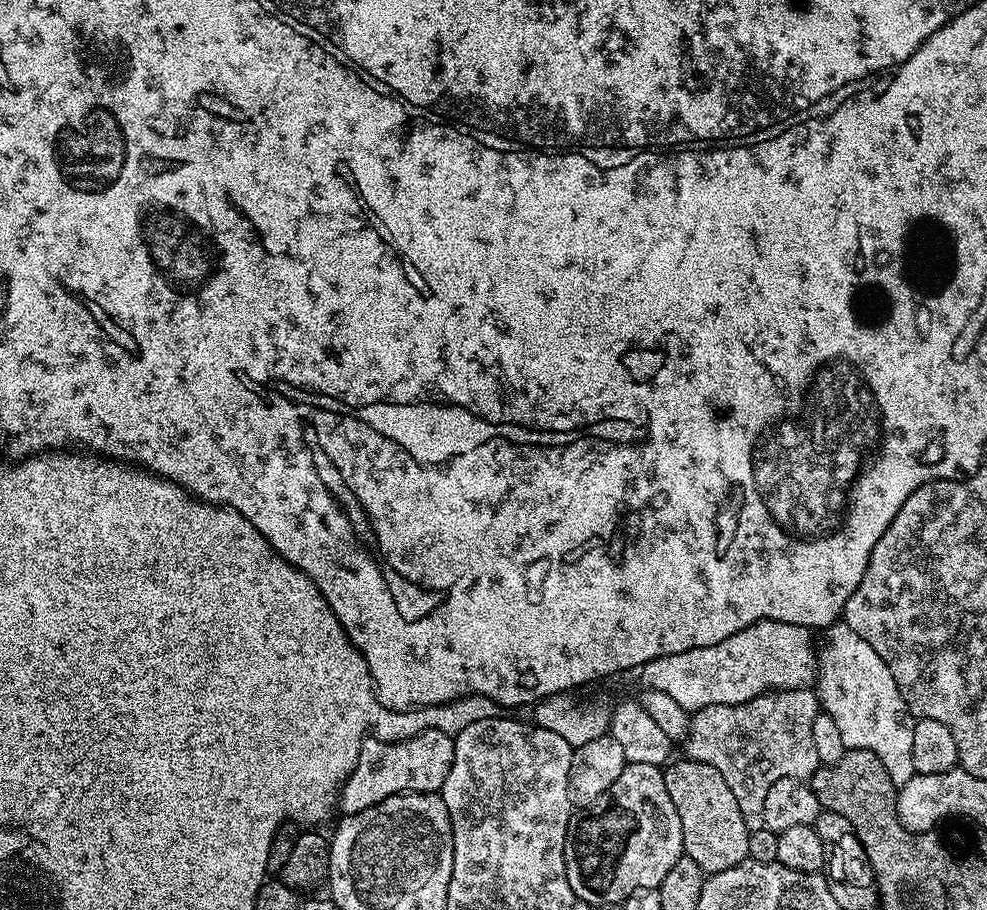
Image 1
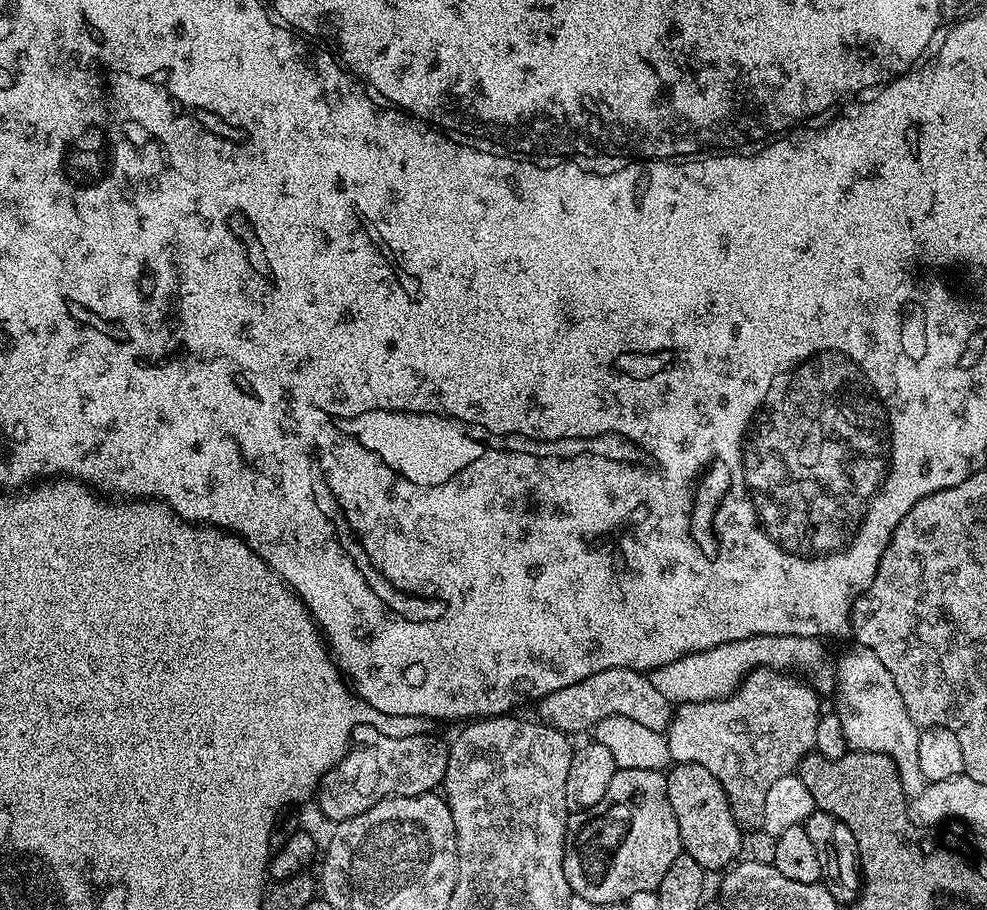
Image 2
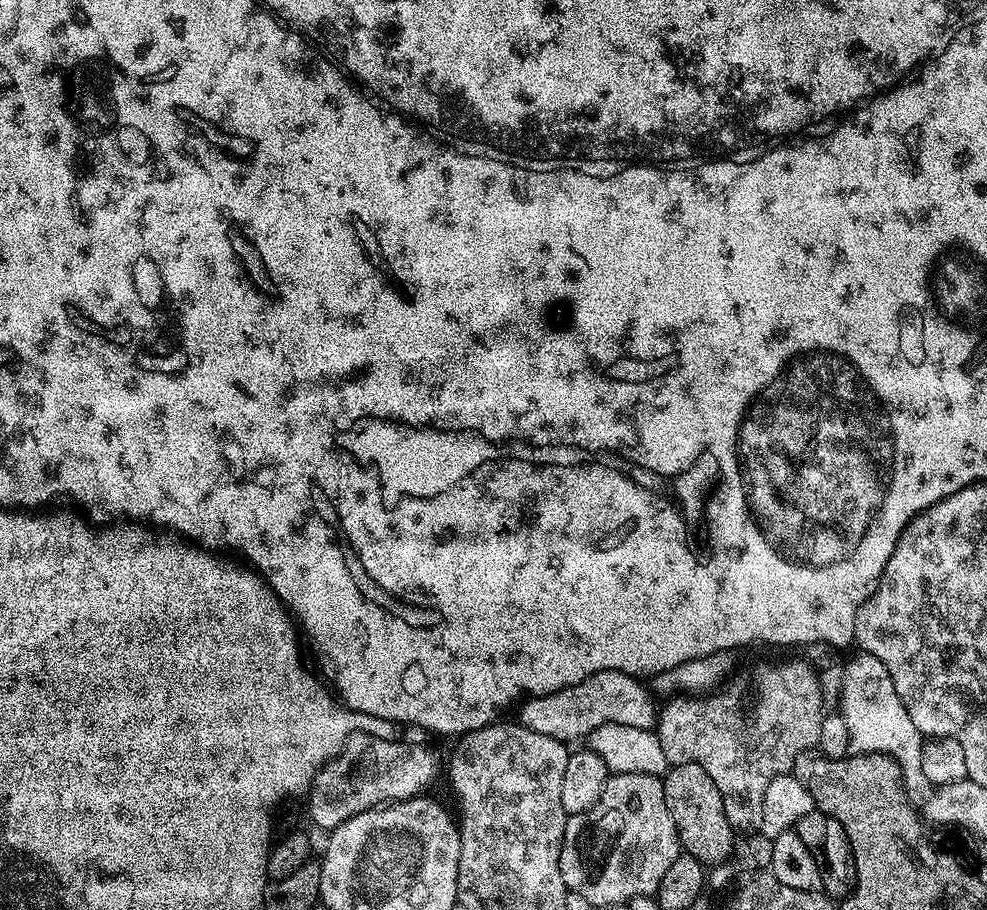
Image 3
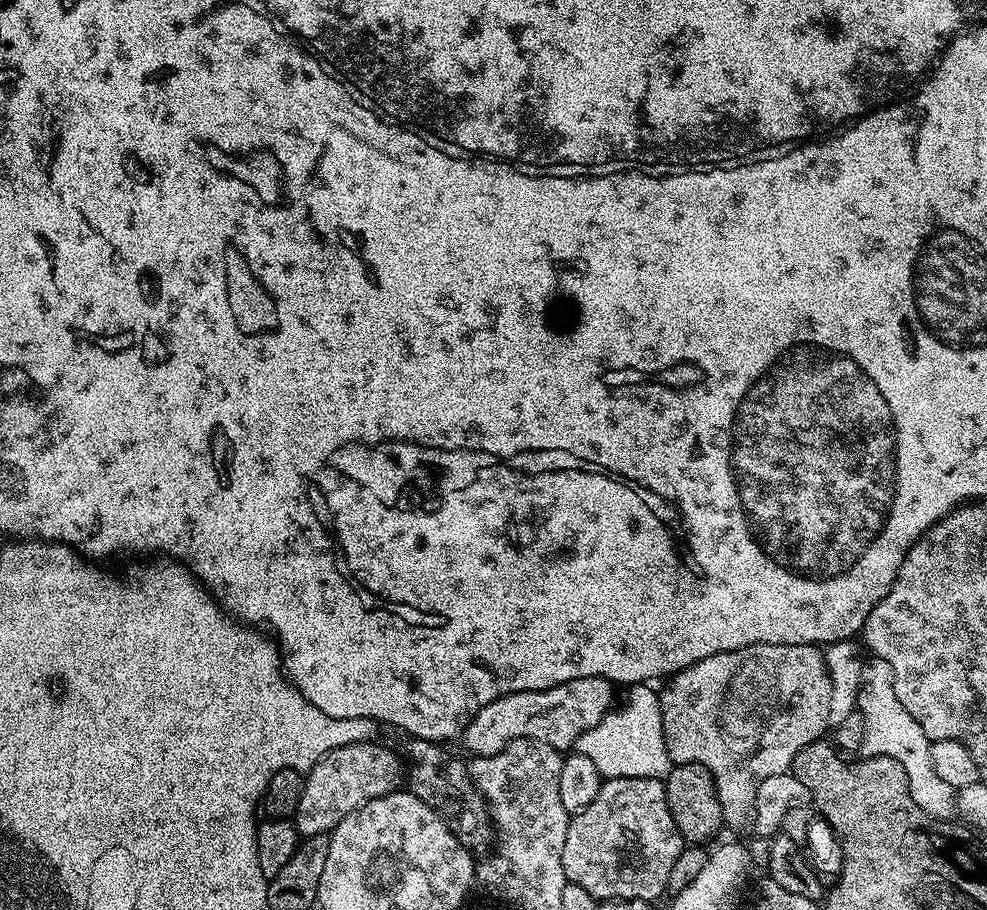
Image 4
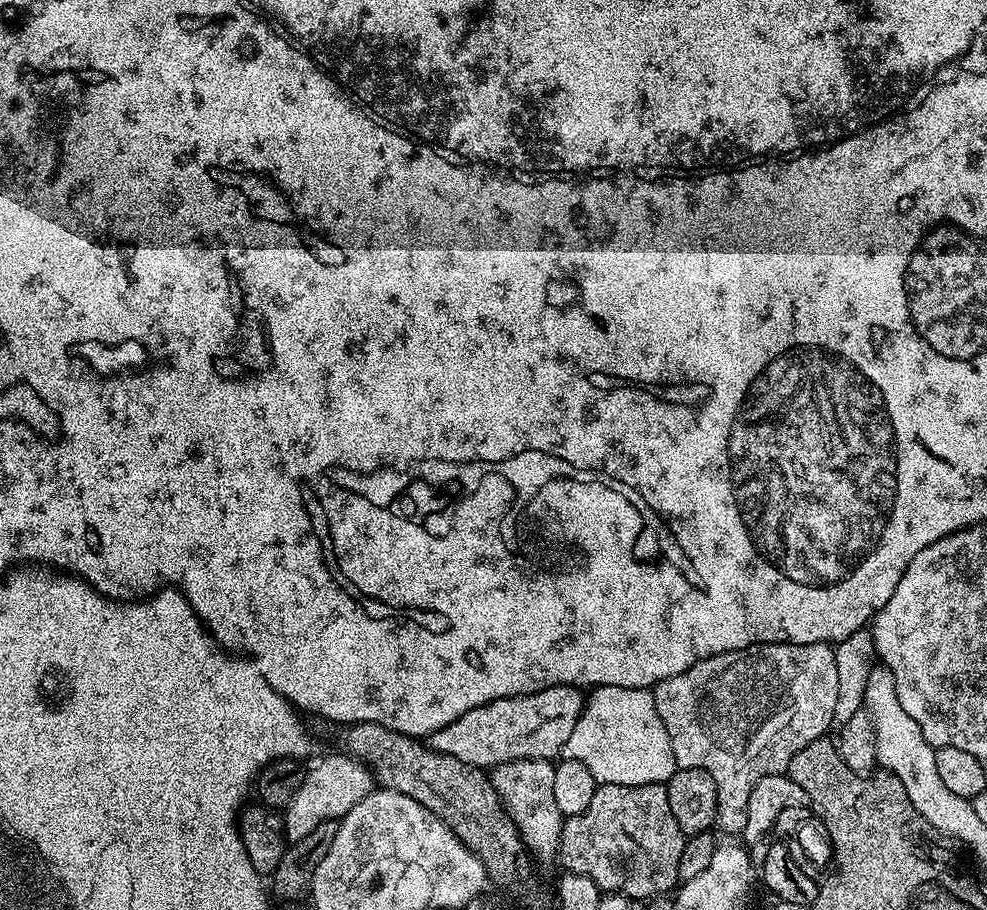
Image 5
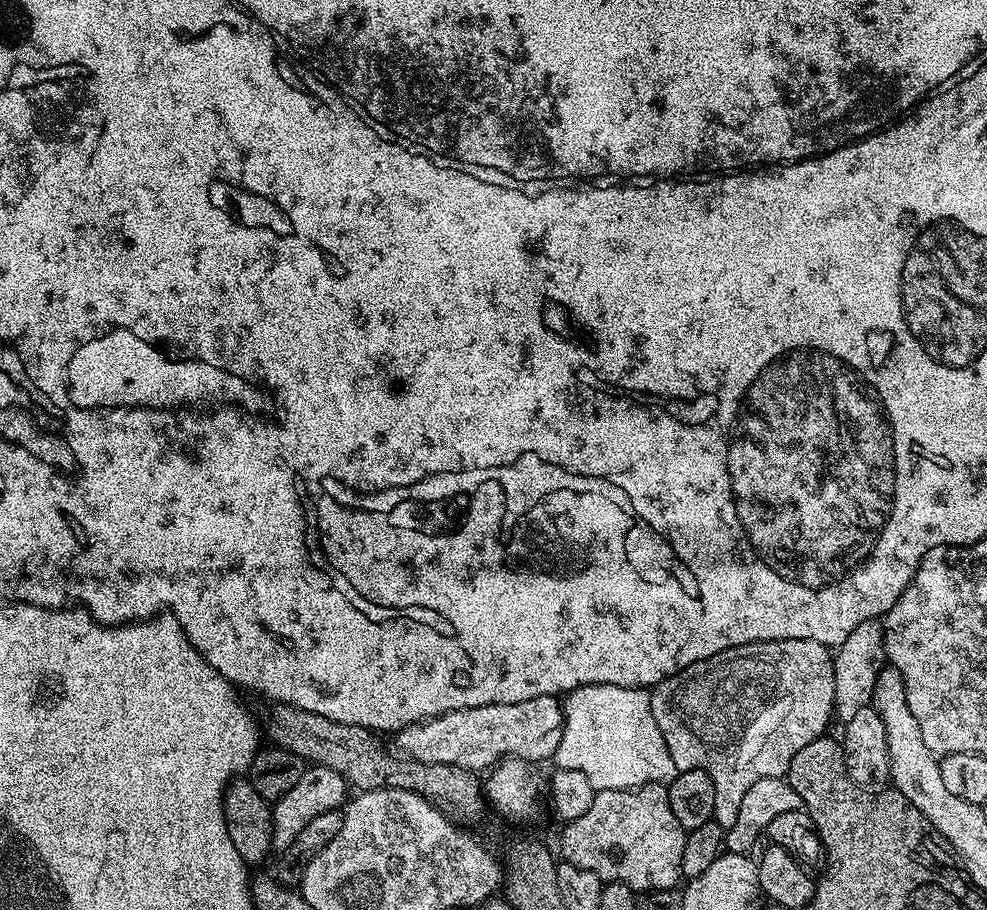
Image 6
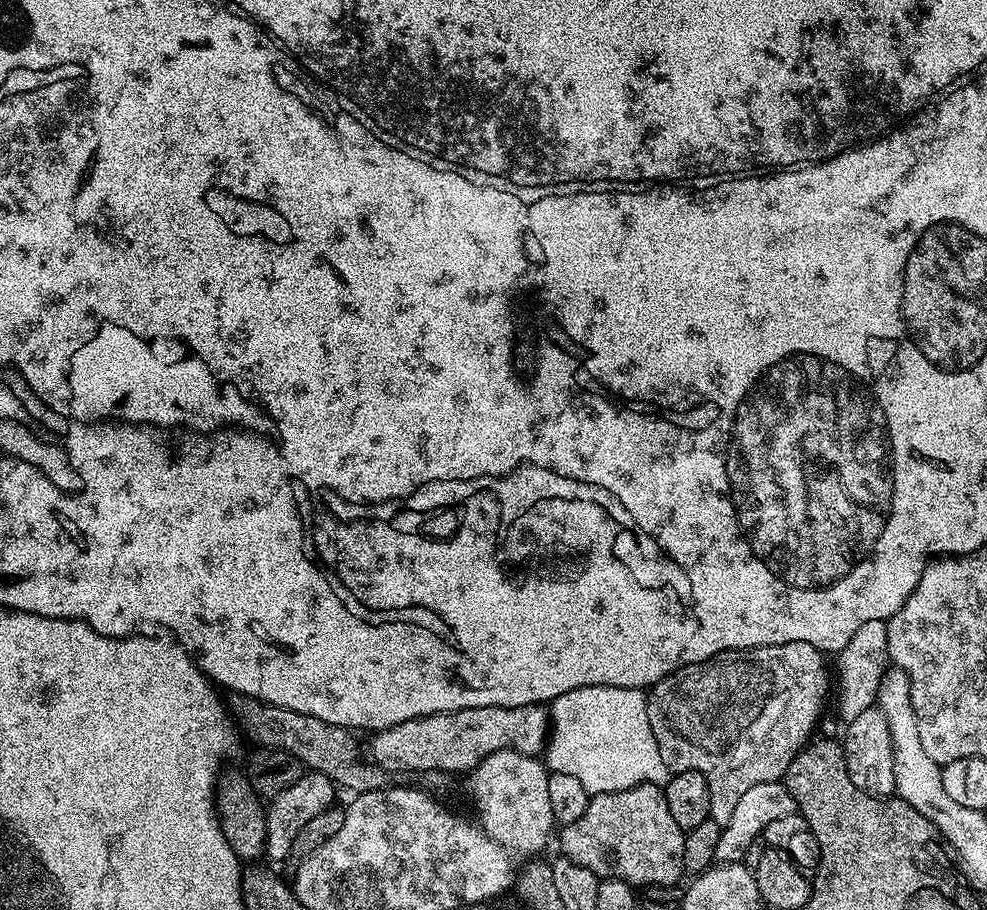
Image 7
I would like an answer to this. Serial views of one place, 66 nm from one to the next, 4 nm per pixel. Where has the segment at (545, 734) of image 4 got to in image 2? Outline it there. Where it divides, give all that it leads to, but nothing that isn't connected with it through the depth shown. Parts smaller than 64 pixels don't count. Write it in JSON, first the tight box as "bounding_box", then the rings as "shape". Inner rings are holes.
{"bounding_box":[538,668,674,734],"shape":[[[629,668],[598,670],[598,674],[590,674],[590,678],[574,682],[574,686],[566,686],[549,696],[541,696],[538,707],[539,719],[565,734],[584,732],[587,728],[588,731],[595,729],[596,724],[611,716],[632,719],[649,730],[667,733],[674,711],[673,705],[658,692],[645,673]]]}

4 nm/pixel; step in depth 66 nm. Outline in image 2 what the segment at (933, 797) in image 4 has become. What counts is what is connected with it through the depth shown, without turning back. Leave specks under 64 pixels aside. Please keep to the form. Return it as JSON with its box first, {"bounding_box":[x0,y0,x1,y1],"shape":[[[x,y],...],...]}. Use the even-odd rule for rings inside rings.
{"bounding_box":[834,646,926,798],"shape":[[[852,646],[834,665],[834,711],[842,722],[849,749],[853,752],[886,754],[896,764],[905,796],[915,798],[926,783],[922,769],[918,766],[920,732],[906,710],[906,702],[902,702],[902,694],[898,694],[898,686],[894,686],[894,678],[890,678],[890,670],[882,666],[882,662],[869,648],[859,646]]]}

